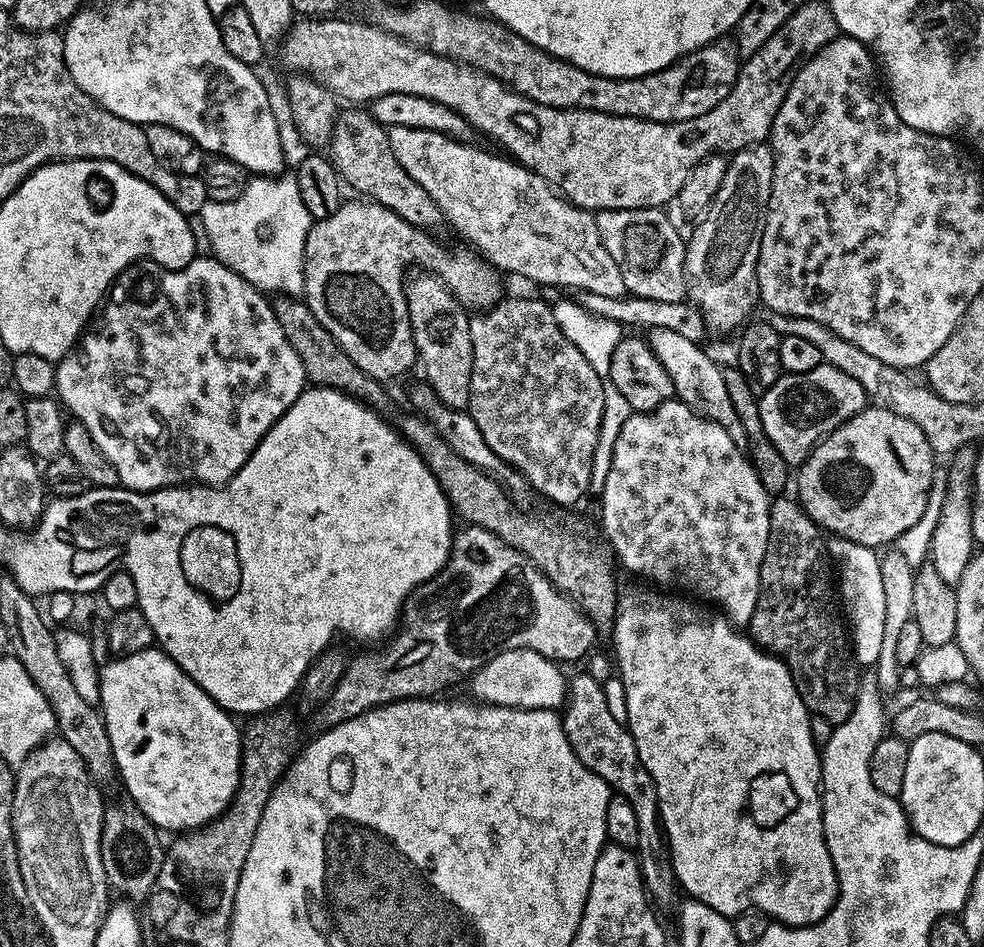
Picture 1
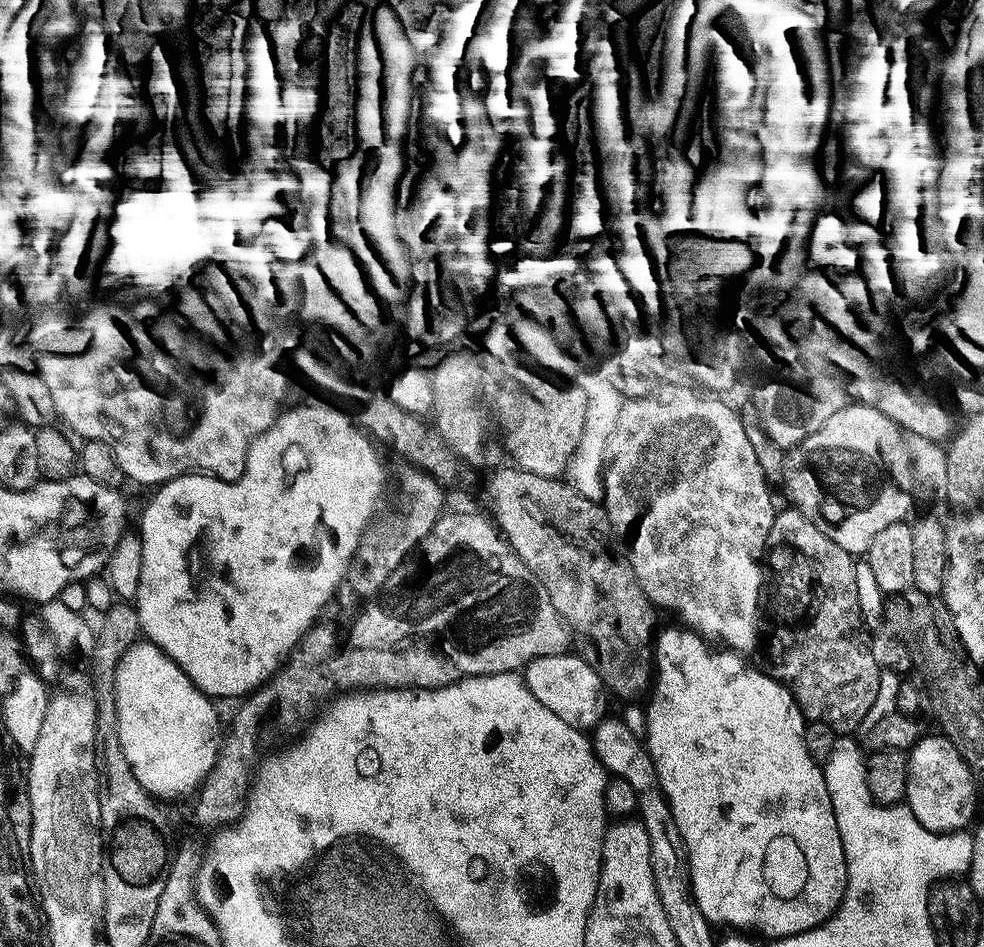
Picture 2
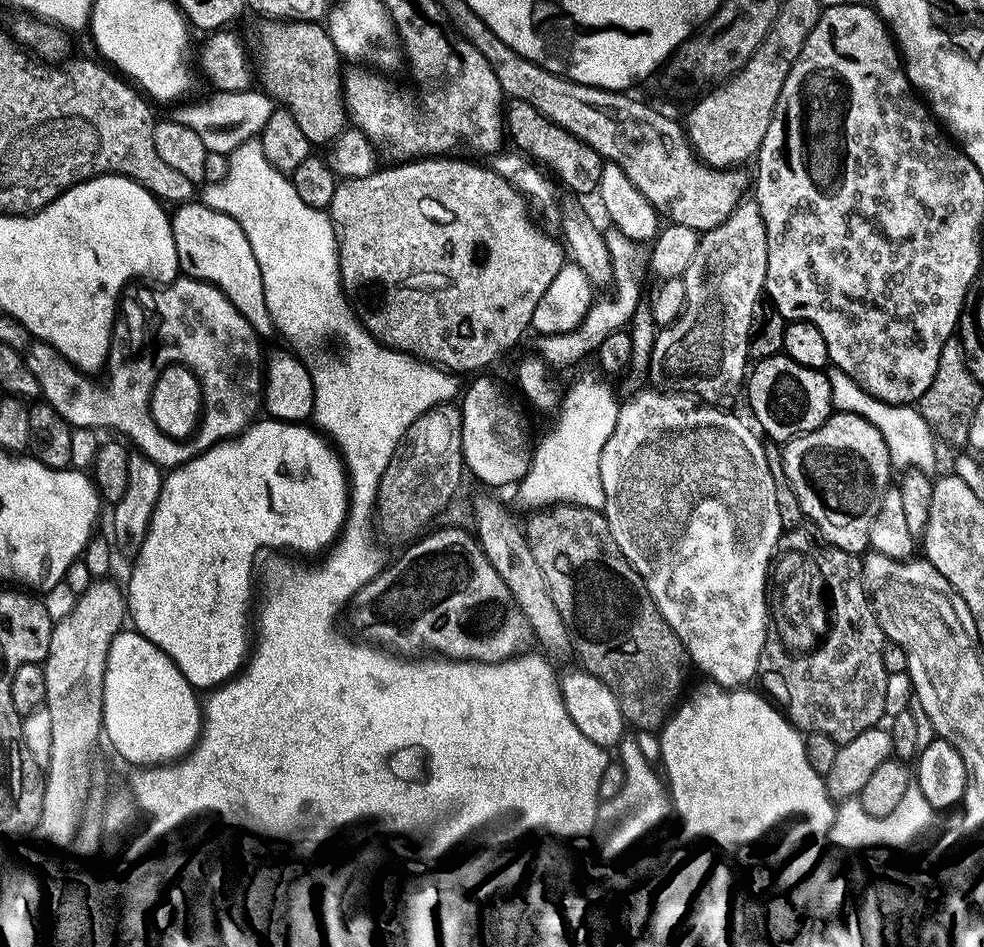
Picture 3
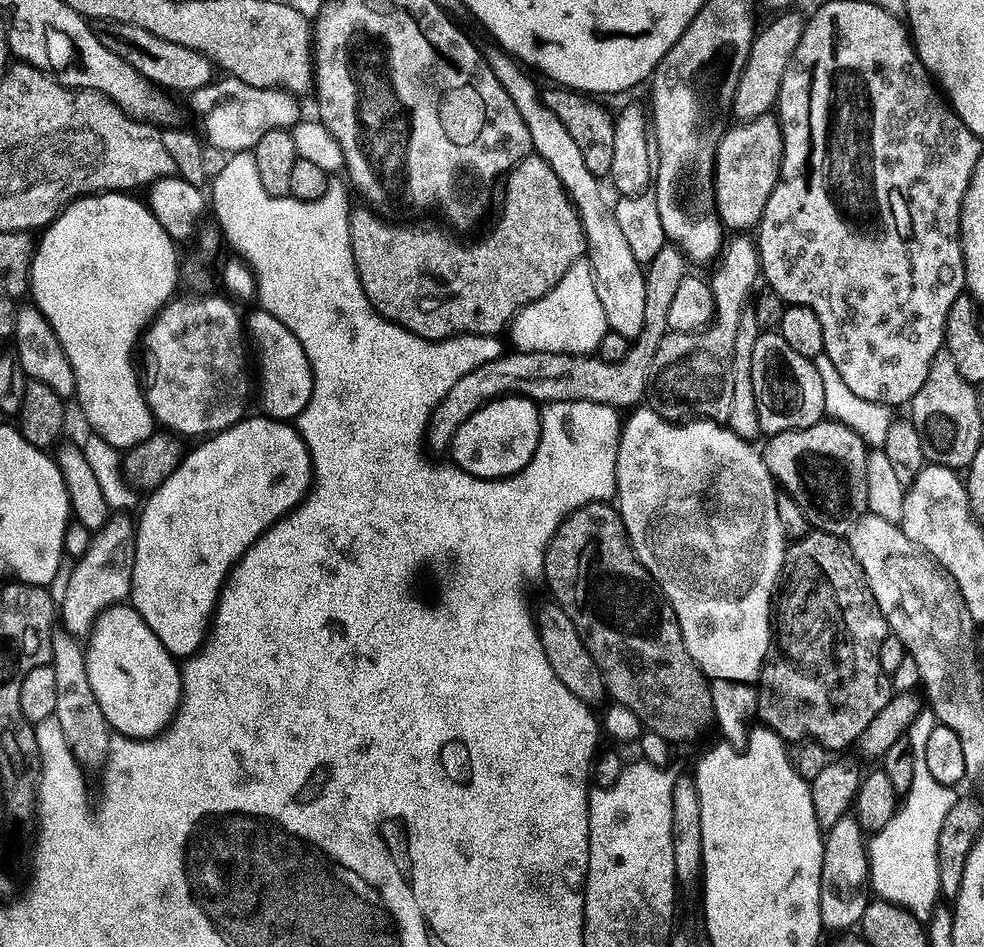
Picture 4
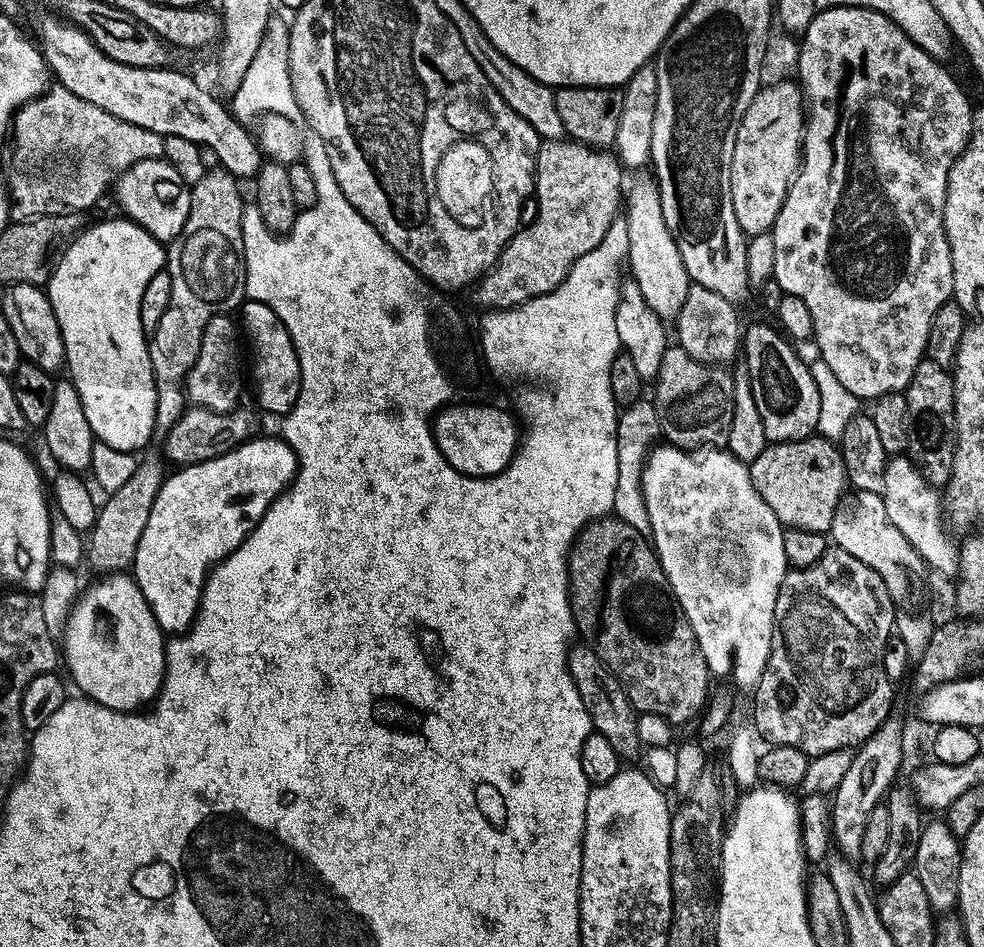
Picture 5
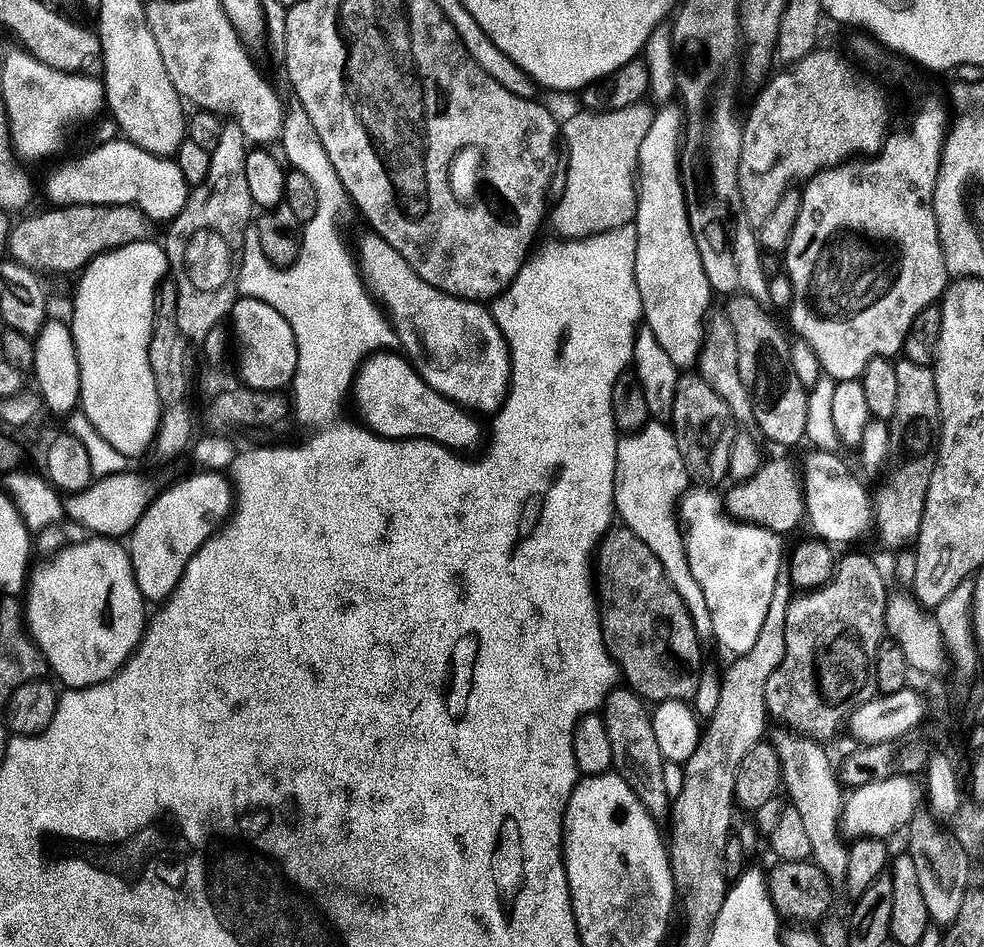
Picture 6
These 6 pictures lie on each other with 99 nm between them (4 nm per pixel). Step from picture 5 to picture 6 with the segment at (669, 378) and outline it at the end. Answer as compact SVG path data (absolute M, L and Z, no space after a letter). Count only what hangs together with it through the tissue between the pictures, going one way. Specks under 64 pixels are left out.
M684 378L679 381L677 397L674 398L670 427L676 435L678 450L681 451L682 458L685 460L688 473L693 481L704 486L720 486L716 484L729 479L730 456L738 433L738 423L731 414L730 406L707 385L706 381L701 378L694 378L694 380Z

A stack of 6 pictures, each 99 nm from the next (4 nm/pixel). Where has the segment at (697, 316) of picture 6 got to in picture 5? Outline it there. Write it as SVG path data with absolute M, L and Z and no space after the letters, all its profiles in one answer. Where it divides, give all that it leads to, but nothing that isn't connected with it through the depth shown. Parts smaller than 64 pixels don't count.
M644 180L636 189L631 189L626 200L626 227L630 234L630 250L627 267L632 267L631 279L636 281L642 297L654 310L654 314L663 322L676 322L680 311L686 304L687 296L693 286L686 270L686 262L682 262L682 254L678 250L678 242L666 226L664 198L661 185L652 180Z

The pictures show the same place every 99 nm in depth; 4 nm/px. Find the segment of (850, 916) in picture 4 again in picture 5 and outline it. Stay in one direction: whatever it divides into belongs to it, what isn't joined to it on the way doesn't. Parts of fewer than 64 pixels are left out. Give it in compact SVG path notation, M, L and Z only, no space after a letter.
M900 706L893 707L886 722L875 734L860 746L853 755L850 769L845 778L840 780L839 790L834 793L834 814L832 827L835 845L841 848L841 855L851 862L863 859L862 840L865 828L874 810L881 807L888 794L895 787L894 781L904 764L904 718Z

